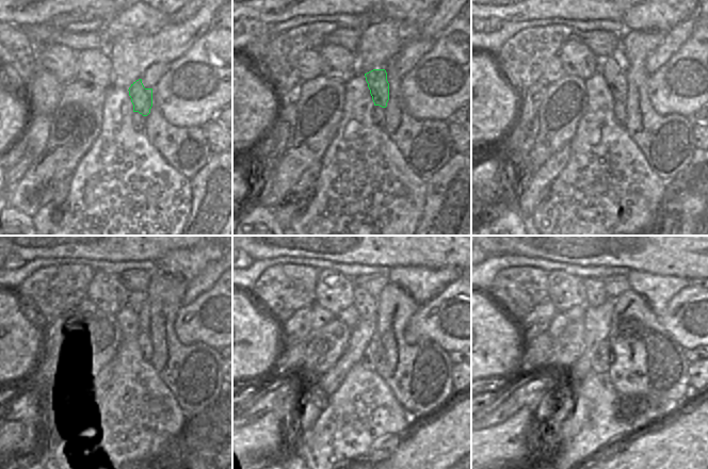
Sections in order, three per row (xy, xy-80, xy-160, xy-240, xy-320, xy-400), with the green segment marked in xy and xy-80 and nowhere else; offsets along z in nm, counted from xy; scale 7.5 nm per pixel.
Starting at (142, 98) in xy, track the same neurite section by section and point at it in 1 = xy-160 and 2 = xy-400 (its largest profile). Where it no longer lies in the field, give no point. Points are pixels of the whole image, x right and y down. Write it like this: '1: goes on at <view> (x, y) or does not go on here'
1: goes on at xy-160 (612, 67)
2: goes on at xy-400 (595, 294)

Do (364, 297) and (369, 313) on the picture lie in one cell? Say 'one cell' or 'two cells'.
one cell

